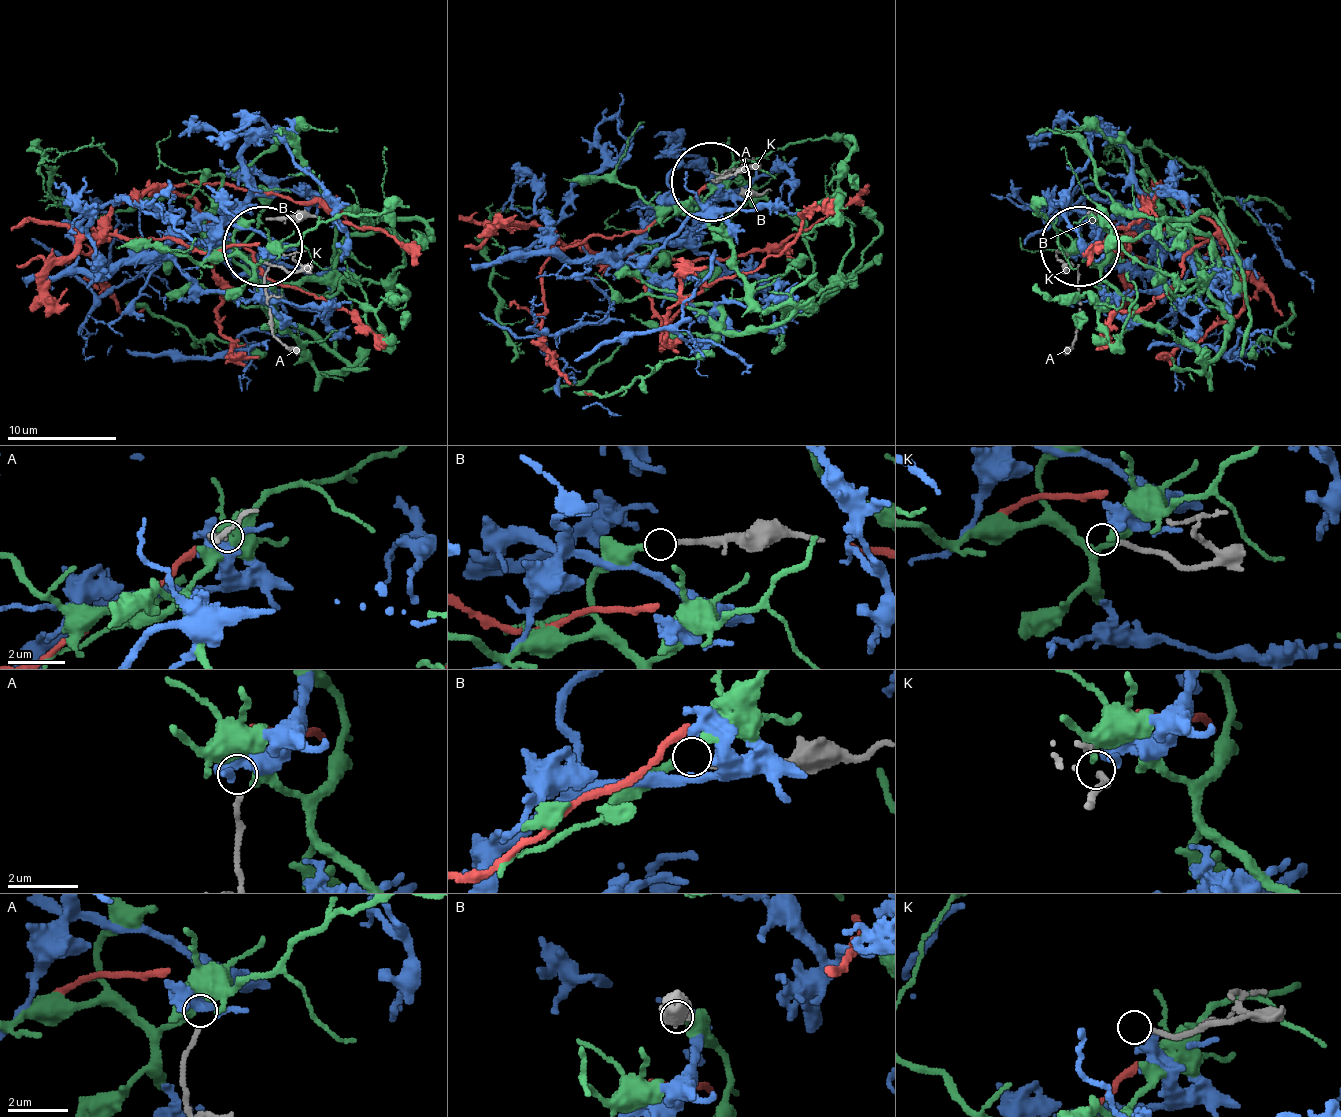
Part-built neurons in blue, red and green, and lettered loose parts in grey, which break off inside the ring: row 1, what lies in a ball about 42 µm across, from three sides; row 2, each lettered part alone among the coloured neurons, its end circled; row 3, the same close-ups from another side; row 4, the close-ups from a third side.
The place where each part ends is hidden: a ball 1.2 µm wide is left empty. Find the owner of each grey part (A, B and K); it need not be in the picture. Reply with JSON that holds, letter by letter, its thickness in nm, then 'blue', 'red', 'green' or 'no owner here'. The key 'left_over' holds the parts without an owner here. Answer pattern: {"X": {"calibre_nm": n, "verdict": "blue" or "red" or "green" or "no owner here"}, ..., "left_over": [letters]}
{"A": {"calibre_nm": 140, "verdict": "no owner here"}, "B": {"calibre_nm": 200, "verdict": "green"}, "K": {"calibre_nm": 150, "verdict": "no owner here"}, "left_over": ["A", "K"]}

